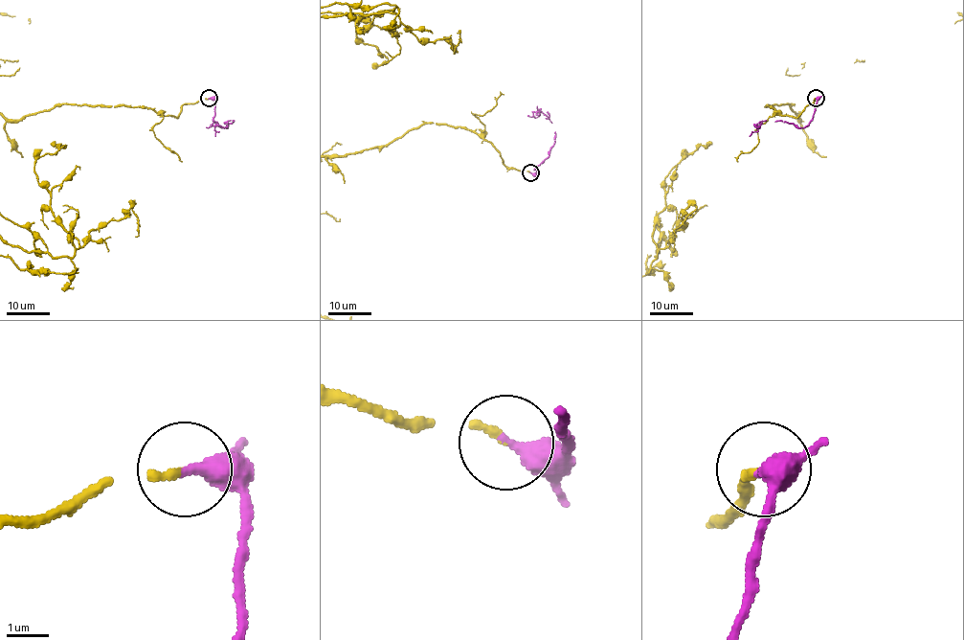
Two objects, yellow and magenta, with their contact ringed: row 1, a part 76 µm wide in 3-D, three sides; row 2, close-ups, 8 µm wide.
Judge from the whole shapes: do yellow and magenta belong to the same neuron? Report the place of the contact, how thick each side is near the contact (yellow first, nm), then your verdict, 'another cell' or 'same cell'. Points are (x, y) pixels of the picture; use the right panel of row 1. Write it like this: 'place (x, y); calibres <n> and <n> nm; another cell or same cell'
place (816, 98); calibres 180 and 460 nm; same cell

